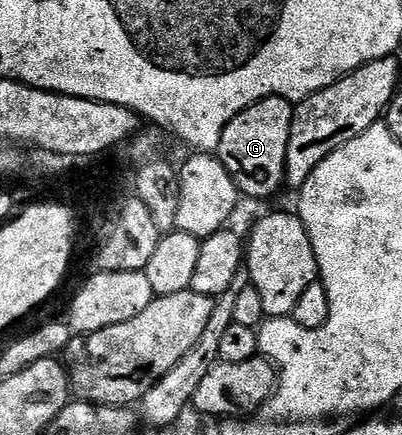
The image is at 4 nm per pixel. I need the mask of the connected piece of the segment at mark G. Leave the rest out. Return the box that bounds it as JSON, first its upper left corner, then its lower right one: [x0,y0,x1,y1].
[217,96,294,200]

